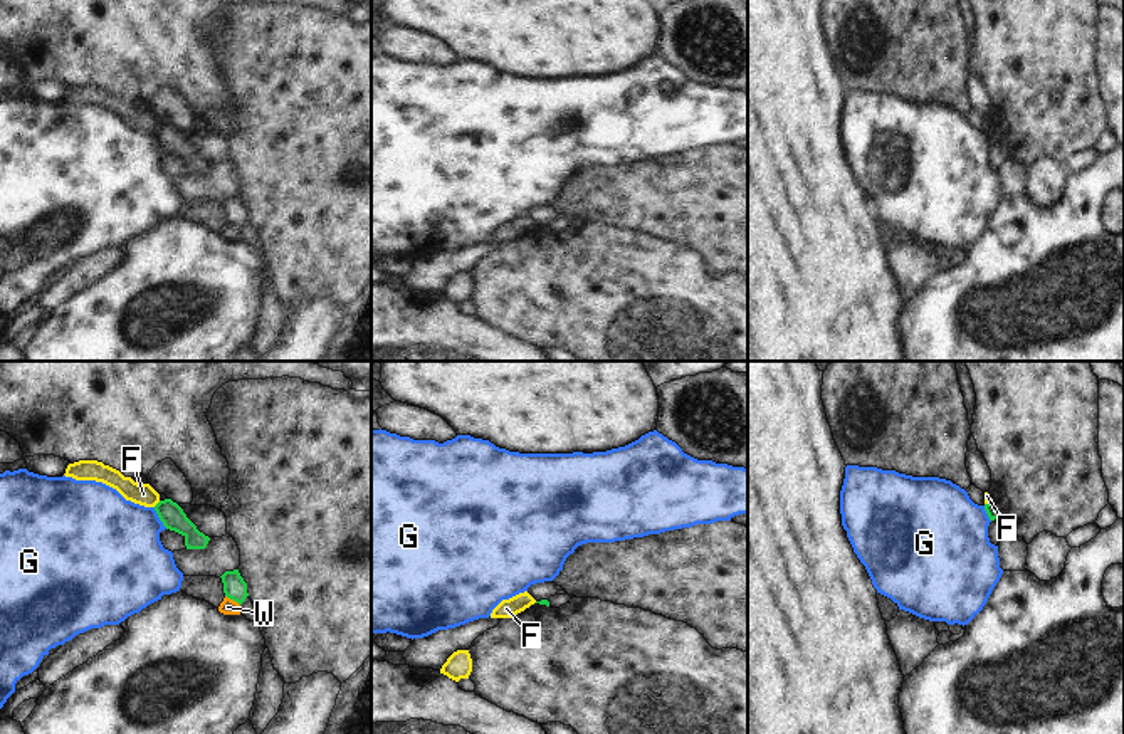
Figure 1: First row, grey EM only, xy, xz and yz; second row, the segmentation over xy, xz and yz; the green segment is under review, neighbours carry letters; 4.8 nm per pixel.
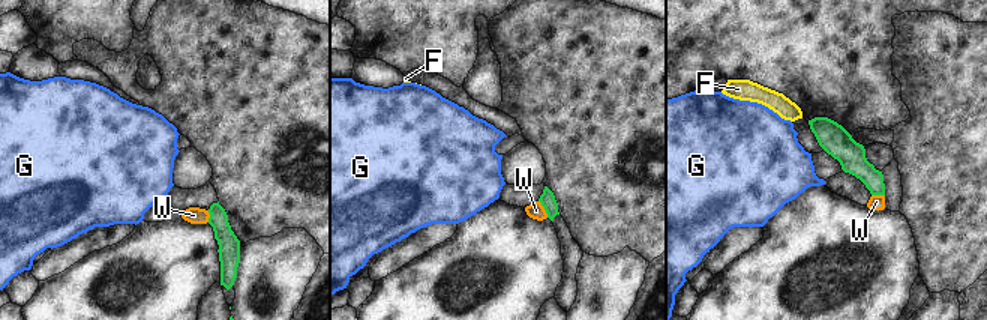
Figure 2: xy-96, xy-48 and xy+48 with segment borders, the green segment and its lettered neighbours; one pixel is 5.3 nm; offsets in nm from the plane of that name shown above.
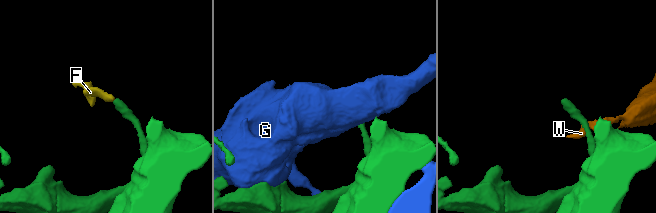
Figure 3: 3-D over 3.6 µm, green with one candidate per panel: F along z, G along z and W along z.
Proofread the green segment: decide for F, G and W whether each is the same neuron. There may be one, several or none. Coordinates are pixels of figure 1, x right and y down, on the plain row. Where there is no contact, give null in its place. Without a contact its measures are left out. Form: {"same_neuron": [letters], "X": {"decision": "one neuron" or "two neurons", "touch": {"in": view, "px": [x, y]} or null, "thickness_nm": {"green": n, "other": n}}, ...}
{"same_neuron": [], "F": {"decision": "two neurons", "touch": {"in": "xy", "px": [158, 126]}, "thickness_nm": {"green": 120, "other": 110}}, "G": {"decision": "two neurons", "touch": {"in": "xy", "px": [158, 140]}, "thickness_nm": {"green": 120, "other": 440}}, "W": {"decision": "two neurons", "touch": {"in": "xy", "px": [232, 222]}, "thickness_nm": {"green": 110, "other": 80}}}

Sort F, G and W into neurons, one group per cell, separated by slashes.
F / G / W

